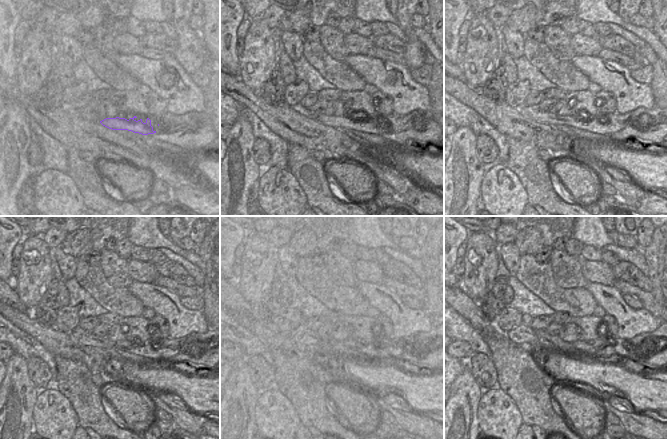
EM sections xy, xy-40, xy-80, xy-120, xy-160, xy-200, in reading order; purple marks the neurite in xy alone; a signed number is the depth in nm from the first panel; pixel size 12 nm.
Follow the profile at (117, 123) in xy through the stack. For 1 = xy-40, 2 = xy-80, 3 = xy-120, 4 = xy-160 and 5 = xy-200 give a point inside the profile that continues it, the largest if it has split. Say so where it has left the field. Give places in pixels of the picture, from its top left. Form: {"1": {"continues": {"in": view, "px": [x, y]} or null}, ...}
{"1": {"continues": {"in": "xy-40", "px": [376, 125]}}, "2": {"continues": {"in": "xy-80", "px": [613, 123]}}, "3": {"continues": {"in": "xy-120", "px": [158, 348]}}, "4": {"continues": {"in": "xy-160", "px": [388, 347]}}, "5": {"continues": {"in": "xy-200", "px": [601, 347]}}}

